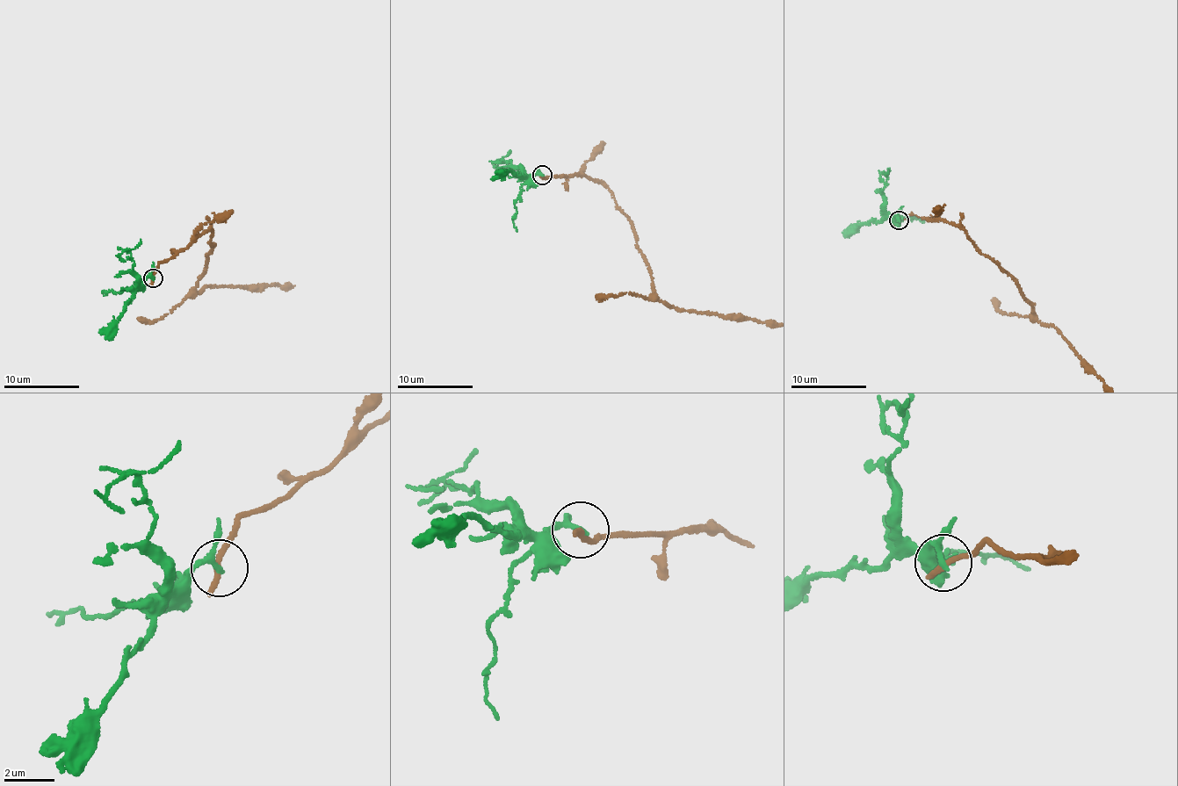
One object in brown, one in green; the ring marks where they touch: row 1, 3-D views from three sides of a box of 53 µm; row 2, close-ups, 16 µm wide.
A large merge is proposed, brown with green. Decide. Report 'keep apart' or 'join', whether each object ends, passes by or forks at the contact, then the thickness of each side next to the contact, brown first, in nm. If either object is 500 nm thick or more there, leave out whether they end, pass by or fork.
keep apart; brown ends; green passes by; calibres 280 and 170 nm

